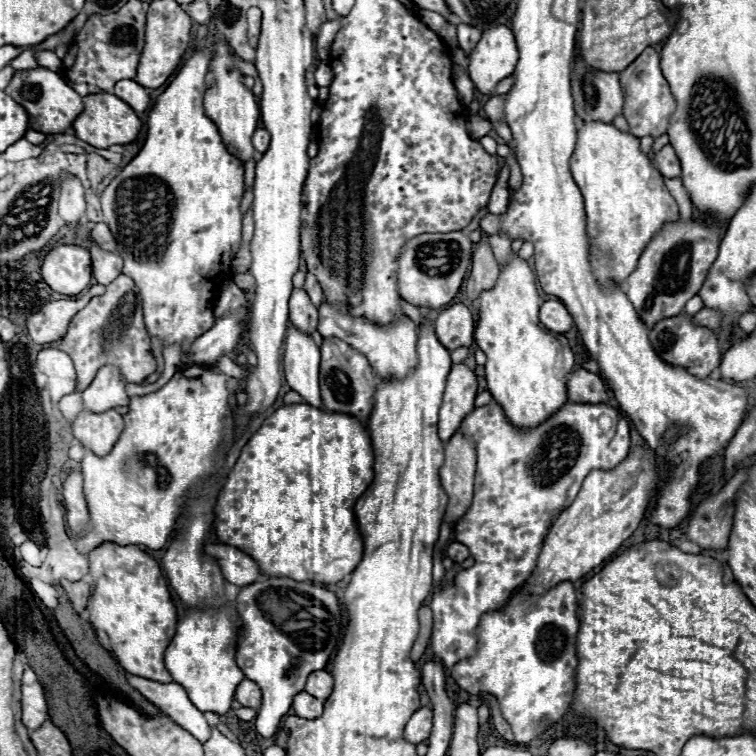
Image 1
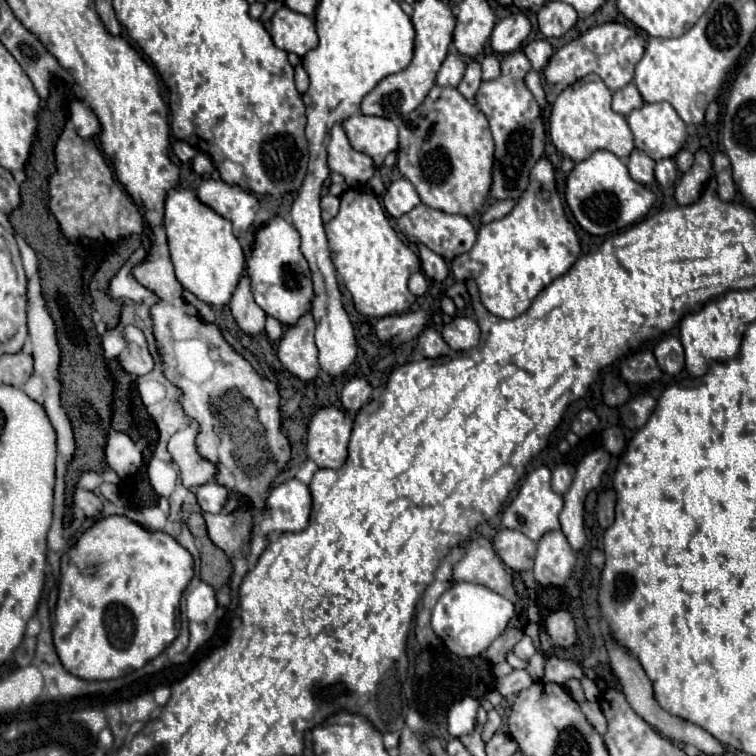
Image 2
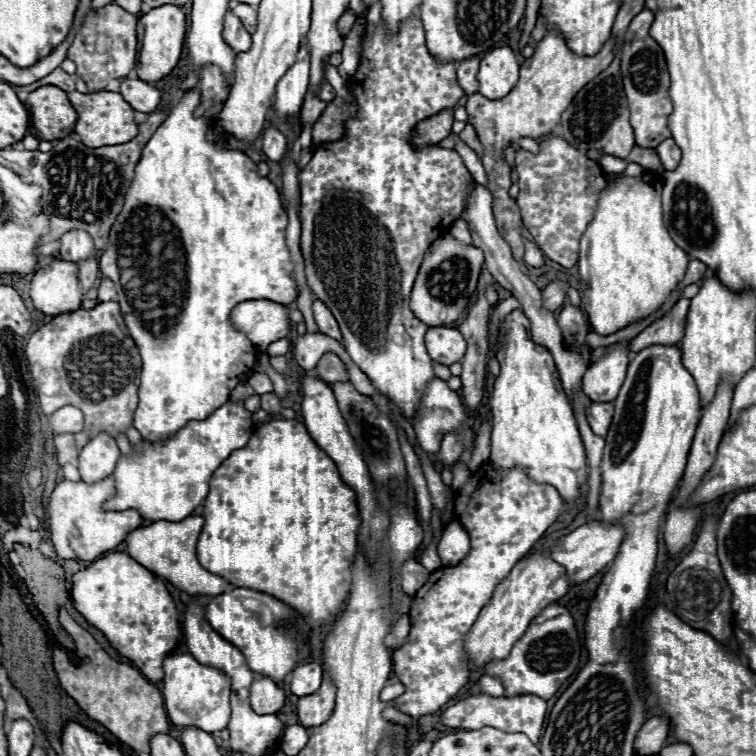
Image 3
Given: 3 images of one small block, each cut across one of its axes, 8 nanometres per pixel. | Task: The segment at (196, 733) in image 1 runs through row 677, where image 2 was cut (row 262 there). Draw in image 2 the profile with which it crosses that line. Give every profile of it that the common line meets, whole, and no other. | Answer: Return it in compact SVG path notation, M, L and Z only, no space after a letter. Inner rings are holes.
M144 250L134 252L134 254L132 254L132 258L130 258L130 260L128 260L120 270L118 270L118 274L110 280L108 294L110 294L112 298L144 302L144 304L148 304L148 306L156 304L156 296L154 296L150 290L146 290L142 284L138 284L138 282L134 280L134 276L130 274L130 270L132 270L134 262L138 264L138 262L142 260L142 256L144 256Z

